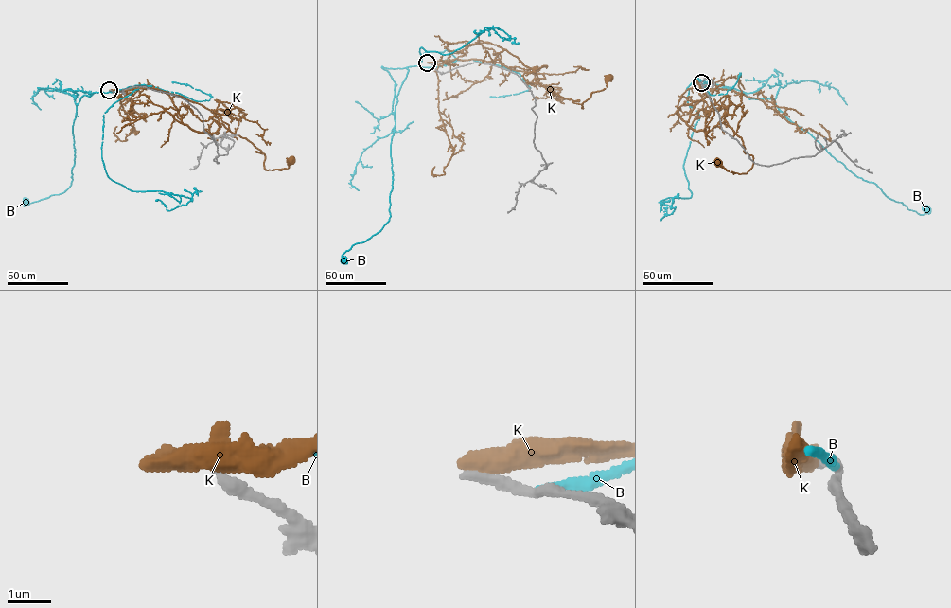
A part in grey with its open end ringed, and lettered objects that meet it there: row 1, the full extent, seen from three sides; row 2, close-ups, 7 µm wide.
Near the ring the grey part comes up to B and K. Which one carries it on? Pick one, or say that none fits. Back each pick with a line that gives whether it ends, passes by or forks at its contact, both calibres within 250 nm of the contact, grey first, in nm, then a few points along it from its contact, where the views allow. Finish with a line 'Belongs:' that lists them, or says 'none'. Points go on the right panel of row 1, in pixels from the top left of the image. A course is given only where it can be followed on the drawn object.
Belongs: none

